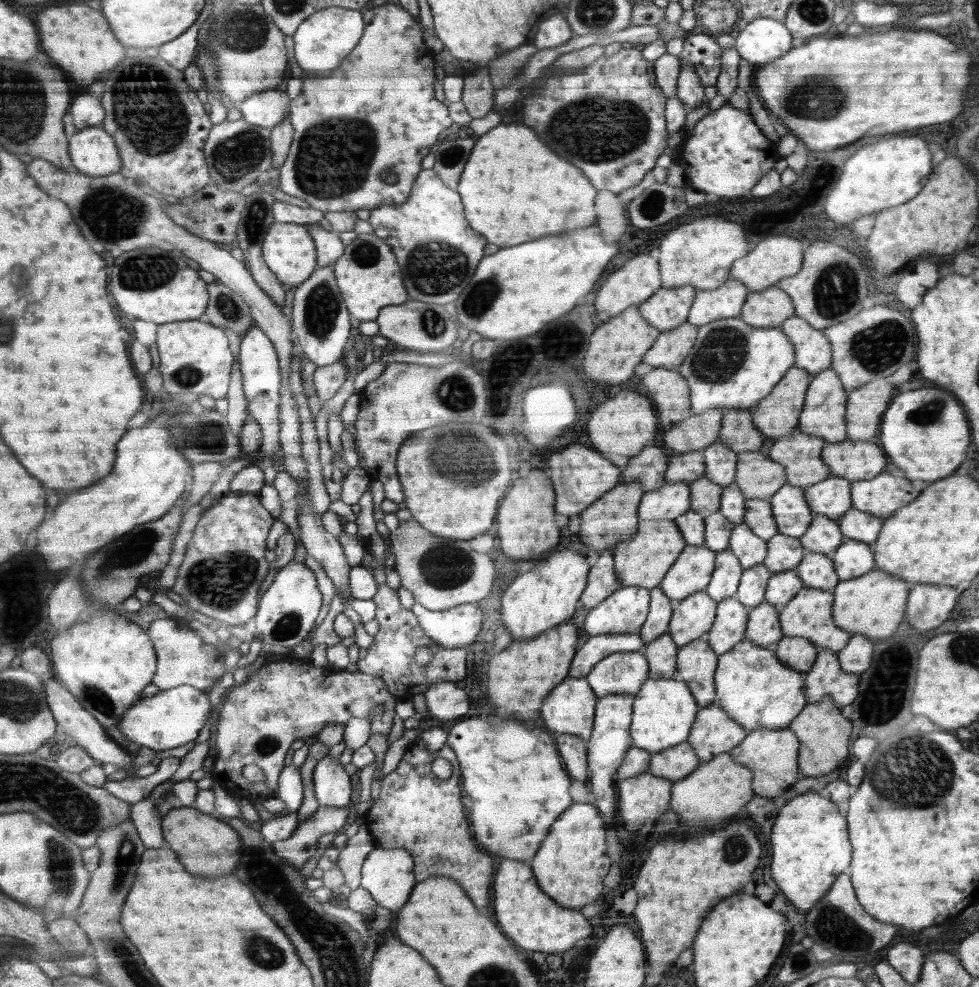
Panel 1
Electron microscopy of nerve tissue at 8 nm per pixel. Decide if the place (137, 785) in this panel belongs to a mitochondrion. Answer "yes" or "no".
no

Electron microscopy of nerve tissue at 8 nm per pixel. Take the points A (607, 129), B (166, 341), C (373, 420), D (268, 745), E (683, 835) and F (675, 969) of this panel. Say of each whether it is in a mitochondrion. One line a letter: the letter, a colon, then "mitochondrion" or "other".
A: mitochondrion
B: other
C: other
D: mitochondrion
E: other
F: other

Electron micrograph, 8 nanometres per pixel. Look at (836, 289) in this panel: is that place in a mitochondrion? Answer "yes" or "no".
yes

